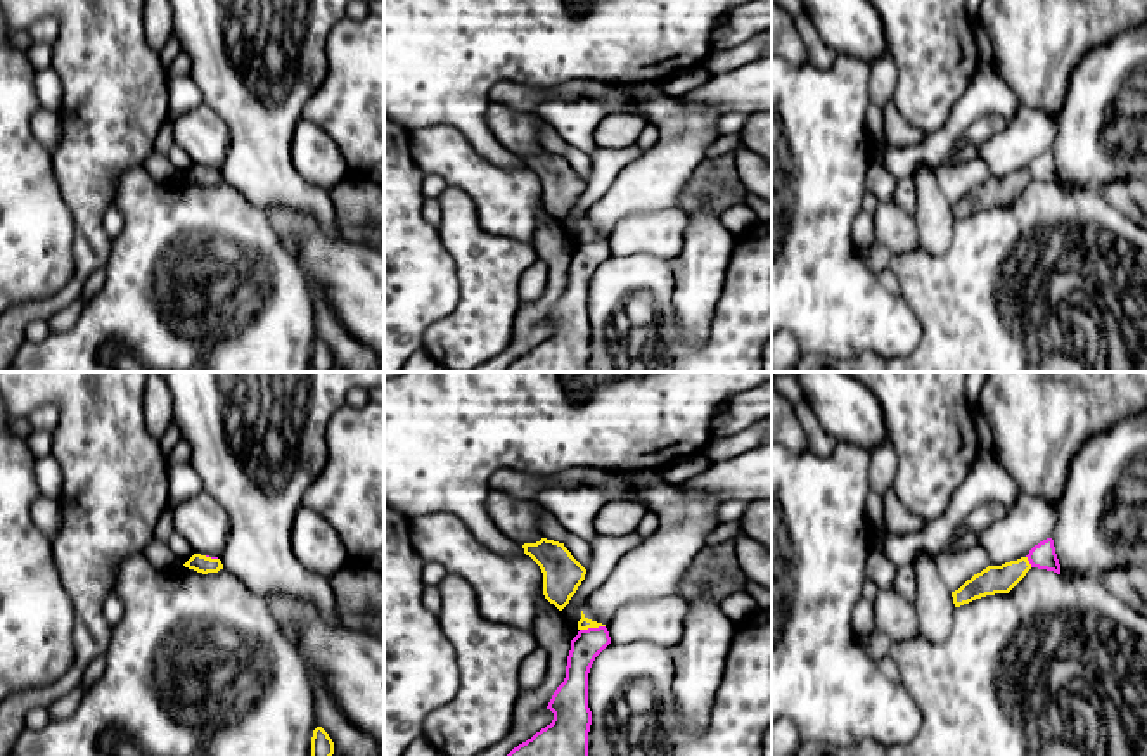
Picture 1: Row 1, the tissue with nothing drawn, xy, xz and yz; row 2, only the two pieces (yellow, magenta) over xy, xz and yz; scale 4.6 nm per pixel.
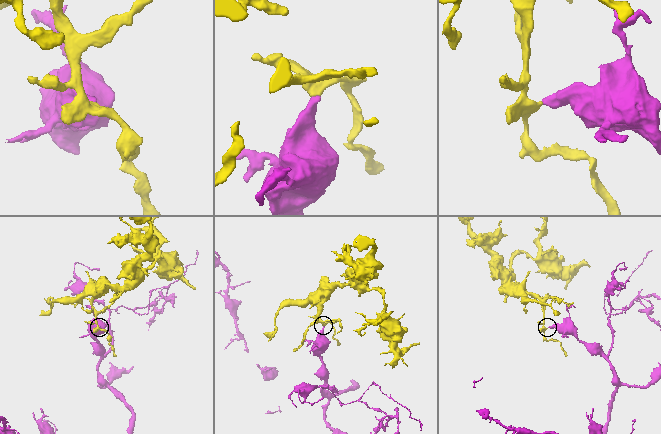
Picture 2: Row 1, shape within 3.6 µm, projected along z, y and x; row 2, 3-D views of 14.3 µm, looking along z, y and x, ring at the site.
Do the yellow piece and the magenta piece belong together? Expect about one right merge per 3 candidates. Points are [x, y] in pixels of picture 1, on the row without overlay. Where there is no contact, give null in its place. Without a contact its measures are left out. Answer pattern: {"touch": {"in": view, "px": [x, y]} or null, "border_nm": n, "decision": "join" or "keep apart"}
{"touch": {"in": "xz", "px": [592, 239]}, "border_nm": 120, "decision": "keep apart"}

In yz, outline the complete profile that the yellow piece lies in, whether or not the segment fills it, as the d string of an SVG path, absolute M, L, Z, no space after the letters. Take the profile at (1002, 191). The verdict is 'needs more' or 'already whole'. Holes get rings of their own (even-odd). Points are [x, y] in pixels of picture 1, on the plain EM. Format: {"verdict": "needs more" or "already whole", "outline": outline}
{"verdict": "already whole", "outline": "M1028 170L1002 178L988 178L967 192L958 202L952 204L953 216L960 220L986 208L1009 206L1029 182Z"}

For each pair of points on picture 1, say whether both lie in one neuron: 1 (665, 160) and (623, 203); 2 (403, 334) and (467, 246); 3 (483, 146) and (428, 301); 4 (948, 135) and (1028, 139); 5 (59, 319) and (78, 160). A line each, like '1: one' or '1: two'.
1: one
2: two
3: two
4: two
5: two

